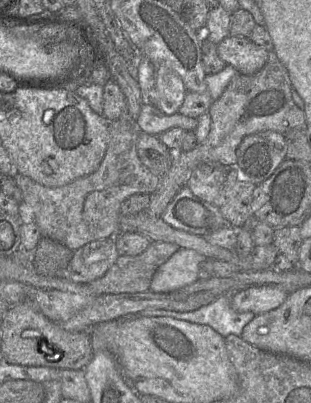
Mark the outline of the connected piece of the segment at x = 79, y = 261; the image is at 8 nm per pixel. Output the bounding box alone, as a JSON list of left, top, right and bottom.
[57,238,120,284]

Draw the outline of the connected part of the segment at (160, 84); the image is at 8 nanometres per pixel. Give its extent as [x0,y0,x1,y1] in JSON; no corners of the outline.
[149,67,187,115]

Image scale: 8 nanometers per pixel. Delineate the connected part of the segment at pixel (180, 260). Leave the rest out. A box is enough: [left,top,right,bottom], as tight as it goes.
[150,248,206,293]

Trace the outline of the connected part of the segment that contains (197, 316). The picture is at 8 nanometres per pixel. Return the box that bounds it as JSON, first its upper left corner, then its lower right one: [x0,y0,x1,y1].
[140,295,255,337]

